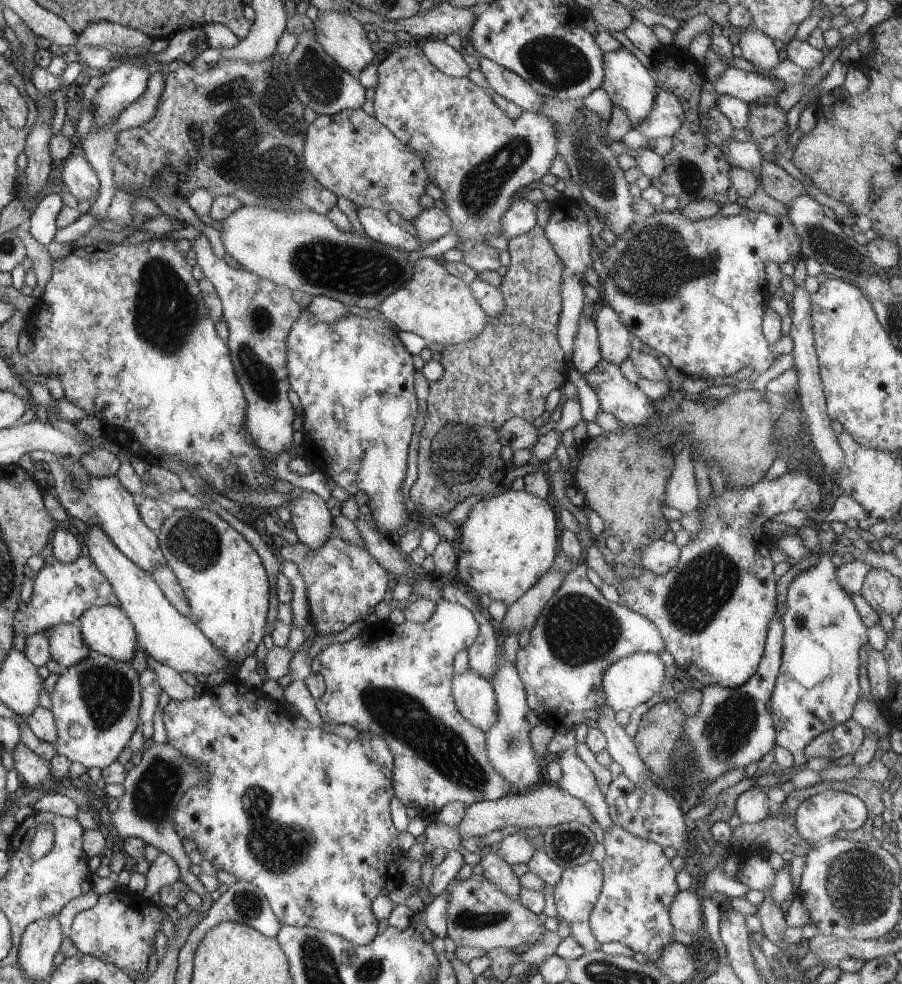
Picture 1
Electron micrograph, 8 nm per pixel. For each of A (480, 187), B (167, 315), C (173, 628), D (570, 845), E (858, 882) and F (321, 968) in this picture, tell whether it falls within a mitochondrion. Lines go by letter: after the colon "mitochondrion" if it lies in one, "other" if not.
A: mitochondrion
B: mitochondrion
C: other
D: mitochondrion
E: mitochondrion
F: mitochondrion

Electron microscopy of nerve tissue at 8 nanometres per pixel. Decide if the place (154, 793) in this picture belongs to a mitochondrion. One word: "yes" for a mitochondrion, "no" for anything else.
yes

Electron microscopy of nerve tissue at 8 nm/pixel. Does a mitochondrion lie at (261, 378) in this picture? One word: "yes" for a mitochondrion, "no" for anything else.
yes

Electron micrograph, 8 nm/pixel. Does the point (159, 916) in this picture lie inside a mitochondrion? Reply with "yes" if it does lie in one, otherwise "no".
no

